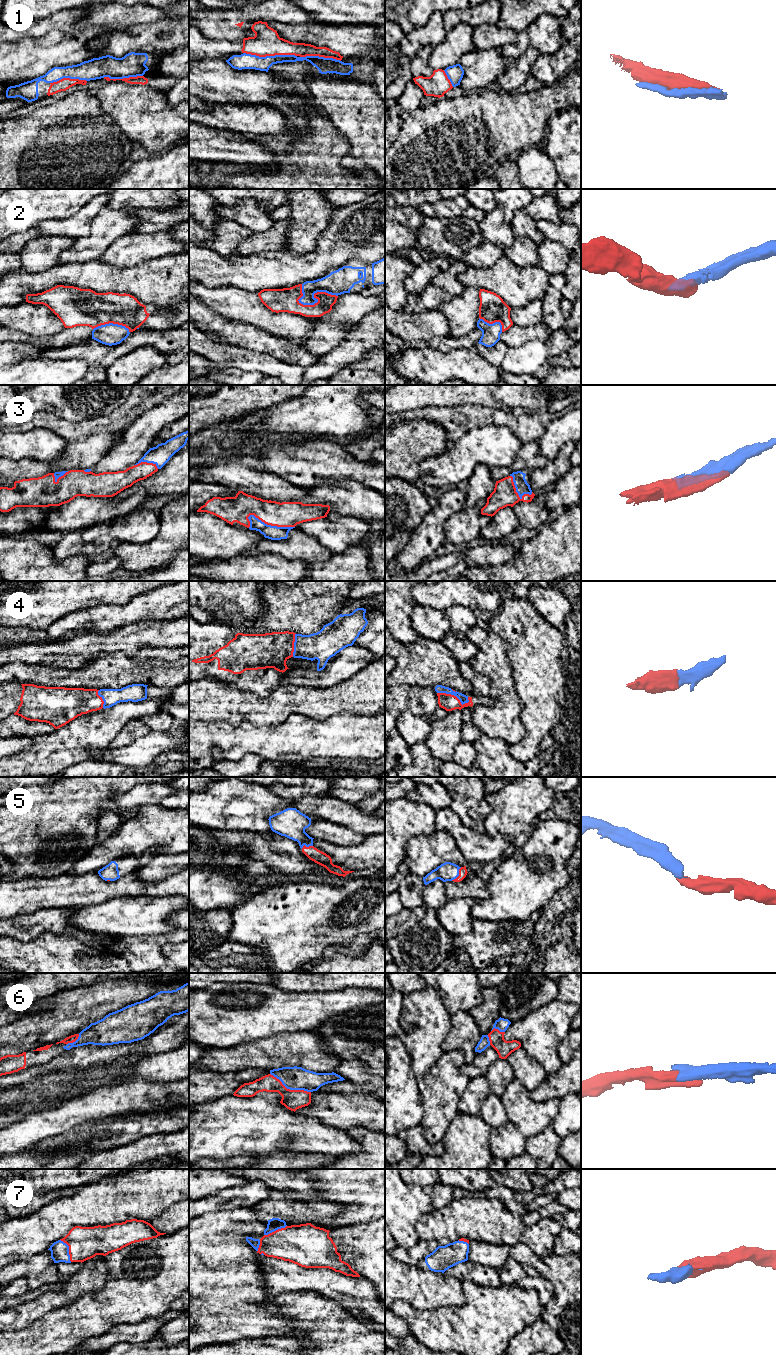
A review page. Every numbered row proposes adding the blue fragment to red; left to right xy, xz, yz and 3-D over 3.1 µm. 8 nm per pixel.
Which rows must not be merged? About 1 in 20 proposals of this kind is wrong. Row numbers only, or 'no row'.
no row

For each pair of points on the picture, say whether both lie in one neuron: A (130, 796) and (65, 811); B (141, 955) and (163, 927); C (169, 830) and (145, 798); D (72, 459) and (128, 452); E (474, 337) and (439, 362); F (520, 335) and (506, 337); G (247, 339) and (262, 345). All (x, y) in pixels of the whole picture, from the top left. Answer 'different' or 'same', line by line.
A: different
B: different
C: different
D: different
E: different
F: same
G: same

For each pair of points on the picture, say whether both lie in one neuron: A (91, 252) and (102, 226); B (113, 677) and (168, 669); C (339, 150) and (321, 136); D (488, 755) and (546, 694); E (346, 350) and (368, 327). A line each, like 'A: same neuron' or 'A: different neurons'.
A: same neuron
B: same neuron
C: same neuron
D: different neurons
E: same neuron

